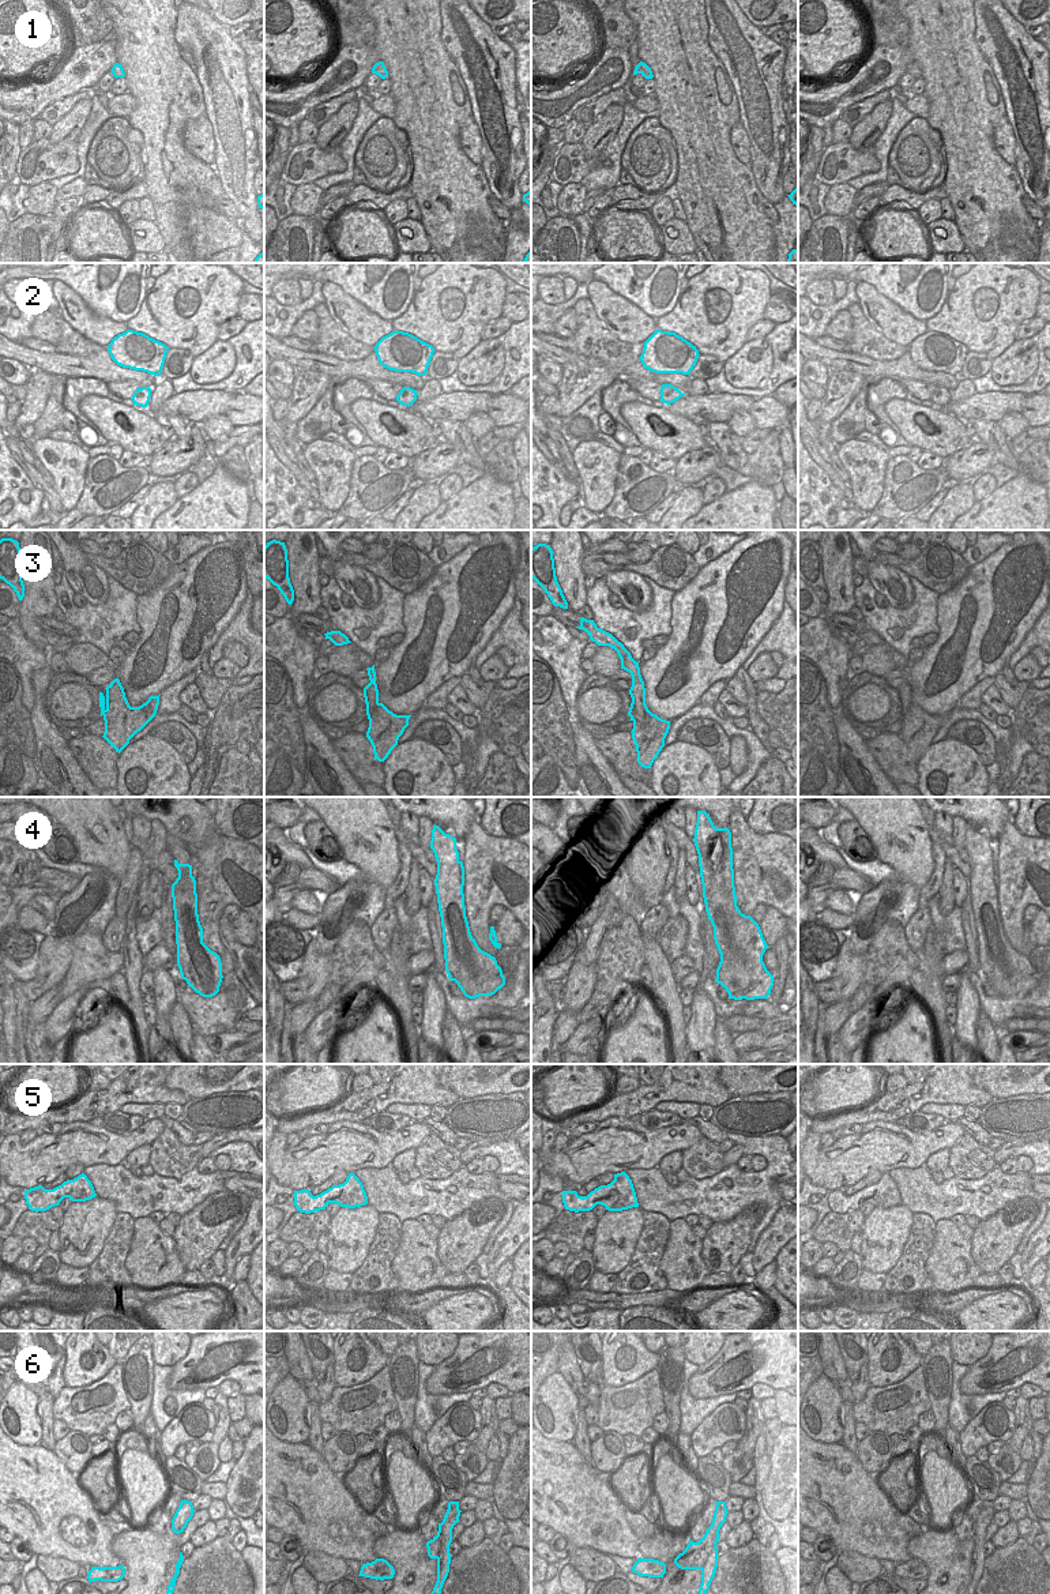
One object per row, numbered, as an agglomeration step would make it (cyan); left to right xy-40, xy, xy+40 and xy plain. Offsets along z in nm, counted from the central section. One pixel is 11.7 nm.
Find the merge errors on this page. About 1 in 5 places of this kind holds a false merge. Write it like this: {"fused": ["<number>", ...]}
{"fused": ["3", "6"]}

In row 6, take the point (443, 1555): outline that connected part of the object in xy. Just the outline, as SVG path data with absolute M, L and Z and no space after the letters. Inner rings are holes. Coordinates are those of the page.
M440 1535L440 1548L426 1545L428 1548L428 1556L430 1559L437 1560L437 1582L433 1587L433 1591L430 1594L441 1594L443 1584L448 1576L449 1572L449 1564L451 1564L451 1553L449 1553L449 1545L451 1541L443 1541Z

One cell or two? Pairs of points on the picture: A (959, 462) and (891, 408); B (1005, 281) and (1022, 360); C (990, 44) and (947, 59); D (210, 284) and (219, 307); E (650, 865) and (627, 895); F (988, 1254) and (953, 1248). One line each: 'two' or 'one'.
A: two
B: two
C: two
D: one
E: two
F: two

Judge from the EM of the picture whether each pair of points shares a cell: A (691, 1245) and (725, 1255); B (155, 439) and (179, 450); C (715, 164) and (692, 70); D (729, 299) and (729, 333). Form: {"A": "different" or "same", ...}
{"A": "different", "B": "different", "C": "same", "D": "same"}

